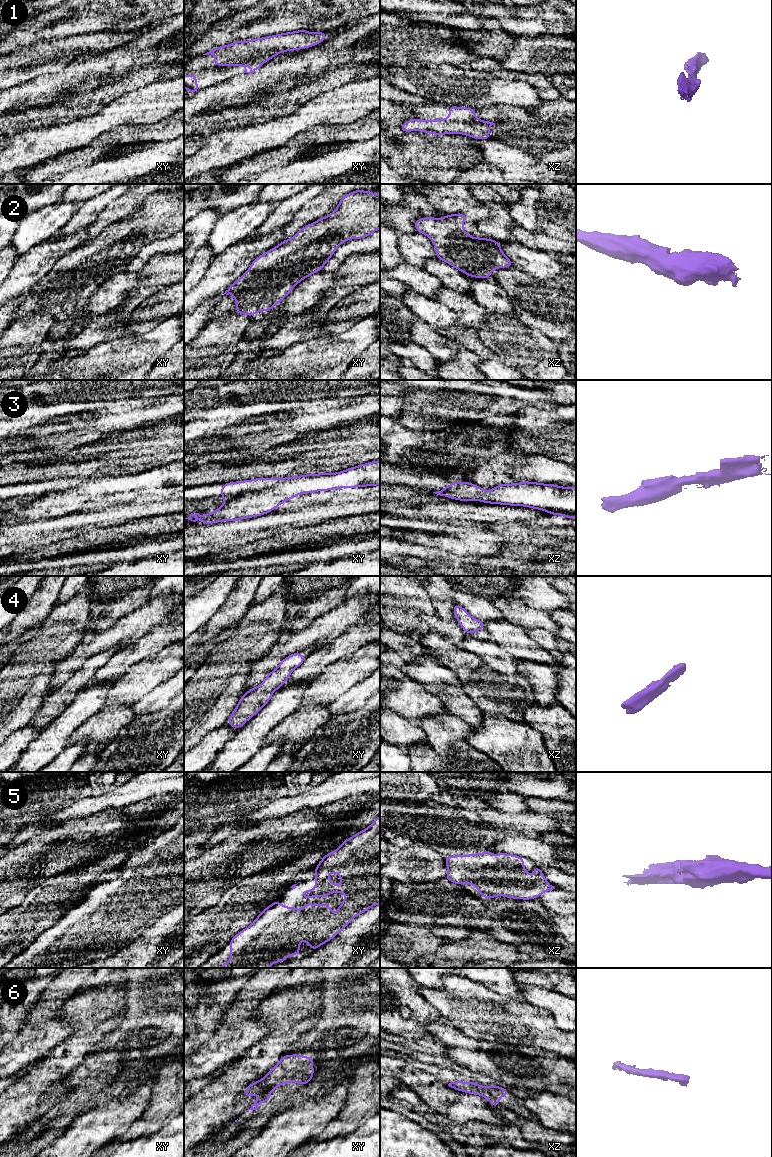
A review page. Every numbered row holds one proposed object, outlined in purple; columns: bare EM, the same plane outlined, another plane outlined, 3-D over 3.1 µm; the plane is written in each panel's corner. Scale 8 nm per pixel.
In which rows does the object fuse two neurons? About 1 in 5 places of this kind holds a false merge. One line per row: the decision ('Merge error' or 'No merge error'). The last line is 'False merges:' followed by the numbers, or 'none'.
1: No merge error
2: No merge error
3: No merge error
4: No merge error
5: No merge error
6: No merge error
False merges: none

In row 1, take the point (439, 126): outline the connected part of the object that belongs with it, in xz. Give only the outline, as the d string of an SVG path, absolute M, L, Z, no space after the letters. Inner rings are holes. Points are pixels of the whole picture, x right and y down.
M448 107L447 119L420 120L411 119L403 123L399 130L403 132L421 131L434 135L463 134L473 139L490 139L490 128L495 123L476 118L476 110L468 107Z

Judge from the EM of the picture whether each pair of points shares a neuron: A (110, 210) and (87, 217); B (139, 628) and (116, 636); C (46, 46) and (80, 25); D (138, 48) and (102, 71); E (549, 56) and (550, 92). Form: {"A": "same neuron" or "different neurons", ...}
{"A": "different neurons", "B": "same neuron", "C": "different neurons", "D": "same neuron", "E": "different neurons"}

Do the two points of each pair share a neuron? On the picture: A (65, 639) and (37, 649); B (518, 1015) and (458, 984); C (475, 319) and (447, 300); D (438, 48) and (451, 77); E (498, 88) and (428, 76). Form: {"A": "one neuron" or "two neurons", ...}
{"A": "one neuron", "B": "one neuron", "C": "one neuron", "D": "two neurons", "E": "one neuron"}

